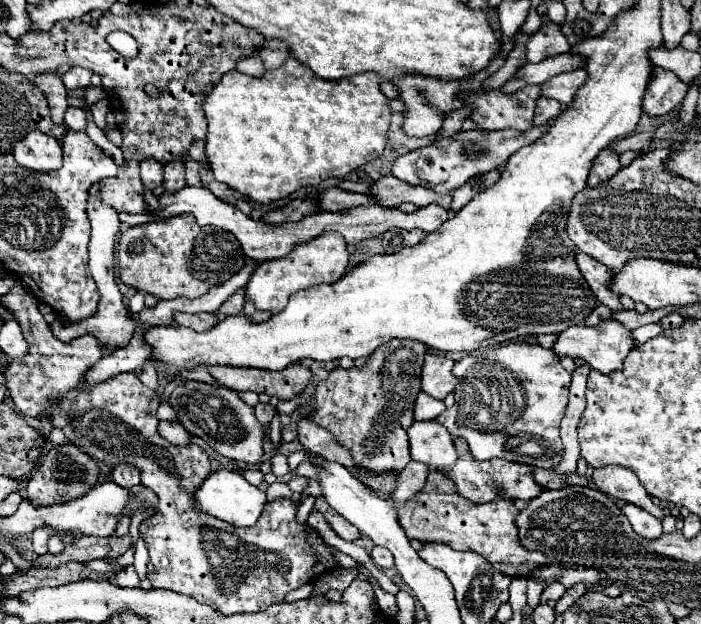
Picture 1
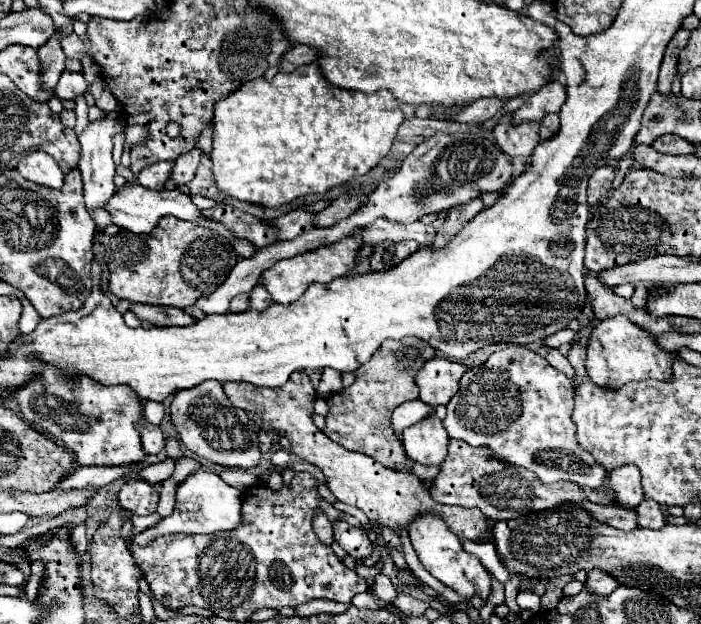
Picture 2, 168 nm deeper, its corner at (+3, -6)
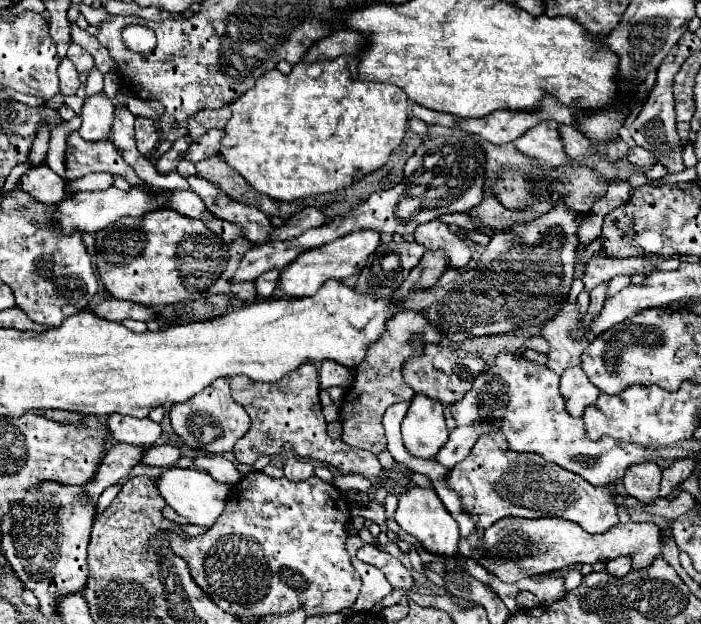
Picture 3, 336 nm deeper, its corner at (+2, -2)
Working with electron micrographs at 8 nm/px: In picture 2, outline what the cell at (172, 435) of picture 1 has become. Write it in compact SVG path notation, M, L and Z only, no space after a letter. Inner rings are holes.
M142 420L136 428L138 428L138 432L140 432L142 450L144 450L146 454L158 454L160 448L164 446L164 436L162 436L160 426L154 426L154 424Z

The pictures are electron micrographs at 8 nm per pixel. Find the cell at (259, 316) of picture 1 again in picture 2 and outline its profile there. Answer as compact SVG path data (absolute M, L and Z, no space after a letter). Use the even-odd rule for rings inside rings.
M258 284L258 286L250 292L250 308L254 308L254 310L264 310L264 308L268 308L270 304L272 304L270 294L266 292L266 288L264 288L262 284Z

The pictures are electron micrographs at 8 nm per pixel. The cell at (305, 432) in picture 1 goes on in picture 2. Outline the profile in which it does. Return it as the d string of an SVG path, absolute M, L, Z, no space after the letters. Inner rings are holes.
M294 372L288 384L284 384L282 388L258 388L244 382L224 382L222 386L232 406L258 414L262 418L262 426L258 432L262 452L268 452L272 434L286 436L292 442L292 452L298 458L308 460L326 474L328 488L340 502L358 506L370 520L376 520L382 528L384 526L390 526L392 530L398 530L398 526L406 528L406 524L410 524L410 520L414 520L418 514L432 514L446 520L448 528L454 534L458 534L460 540L476 542L482 536L488 542L492 542L488 520L484 520L484 514L480 510L476 508L464 510L460 506L452 508L436 504L430 492L420 484L420 480L414 474L400 474L390 468L384 468L382 464L374 462L368 456L362 456L360 452L350 452L342 448L340 444L332 442L324 432L320 432L312 422L316 390L304 372Z

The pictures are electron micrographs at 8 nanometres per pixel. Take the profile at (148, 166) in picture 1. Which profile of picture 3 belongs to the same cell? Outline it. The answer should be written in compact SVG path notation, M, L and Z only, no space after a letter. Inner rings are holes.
M187 136L187 142L185 142L185 140L177 140L177 142L173 142L173 146L171 146L171 148L157 160L157 164L155 164L157 172L159 172L159 174L175 172L179 160L183 158L183 154L185 154L185 150L189 148L191 142L193 142L193 140L191 140L189 136Z

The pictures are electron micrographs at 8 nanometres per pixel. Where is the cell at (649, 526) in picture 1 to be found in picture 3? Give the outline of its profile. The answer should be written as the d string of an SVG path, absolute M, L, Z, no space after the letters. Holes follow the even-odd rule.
M501 434L481 436L469 456L449 472L447 486L459 494L465 512L479 516L483 528L489 528L507 516L559 516L577 522L589 534L603 534L619 524L617 508L613 504L615 492L611 488L593 486L573 472L555 464L545 464L541 456L513 452L507 448Z

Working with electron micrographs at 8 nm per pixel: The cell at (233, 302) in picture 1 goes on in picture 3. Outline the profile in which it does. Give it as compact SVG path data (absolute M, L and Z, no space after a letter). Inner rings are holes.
M241 282L241 284L231 284L231 294L239 302L253 302L257 298L255 284L253 282Z

